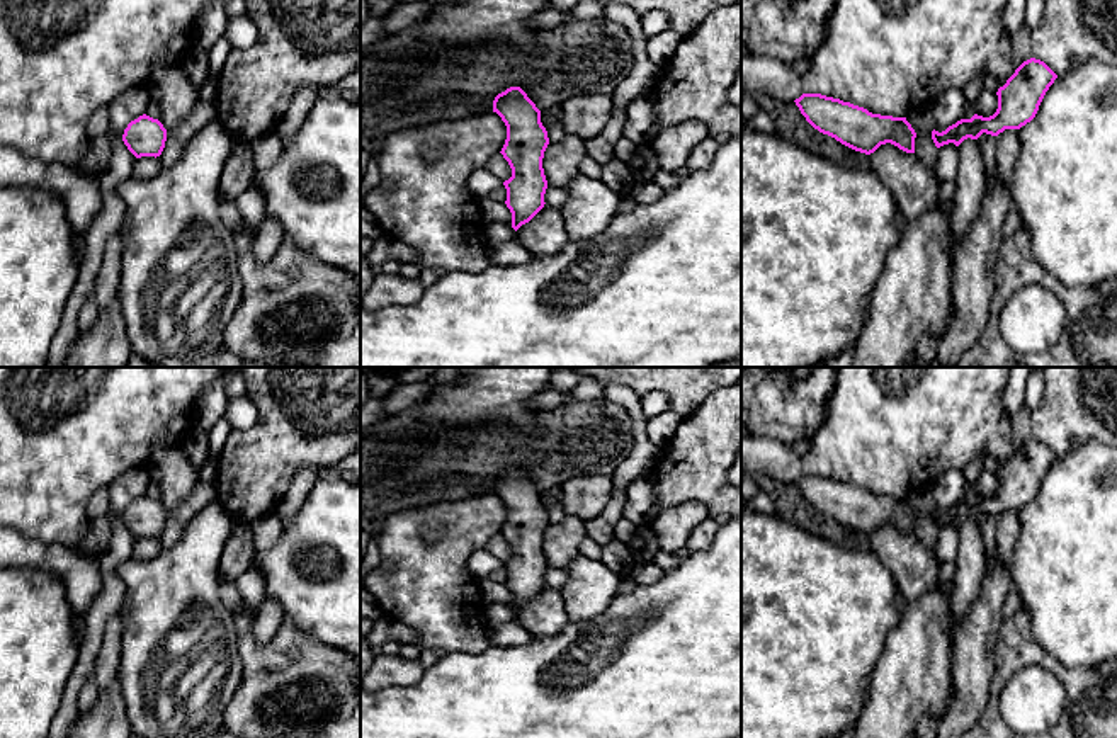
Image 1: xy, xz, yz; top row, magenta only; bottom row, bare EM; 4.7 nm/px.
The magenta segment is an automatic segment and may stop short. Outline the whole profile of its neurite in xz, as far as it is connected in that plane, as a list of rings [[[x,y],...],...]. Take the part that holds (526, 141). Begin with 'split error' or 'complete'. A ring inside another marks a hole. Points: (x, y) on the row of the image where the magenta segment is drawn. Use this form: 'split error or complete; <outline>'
complete; [[[510,87],[493,100],[496,112],[507,126],[503,158],[512,177],[503,182],[507,207],[512,213],[512,228],[517,231],[542,207],[547,180],[542,168],[544,151],[549,145],[547,131],[541,122],[541,111],[520,87]]]

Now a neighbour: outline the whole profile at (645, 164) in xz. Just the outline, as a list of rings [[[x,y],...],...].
[[[649,145],[636,148],[634,156],[629,160],[629,167],[639,179],[644,180],[653,180],[655,175],[661,170],[658,156]]]

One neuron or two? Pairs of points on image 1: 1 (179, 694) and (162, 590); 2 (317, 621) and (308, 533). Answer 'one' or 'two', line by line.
1: one
2: one

